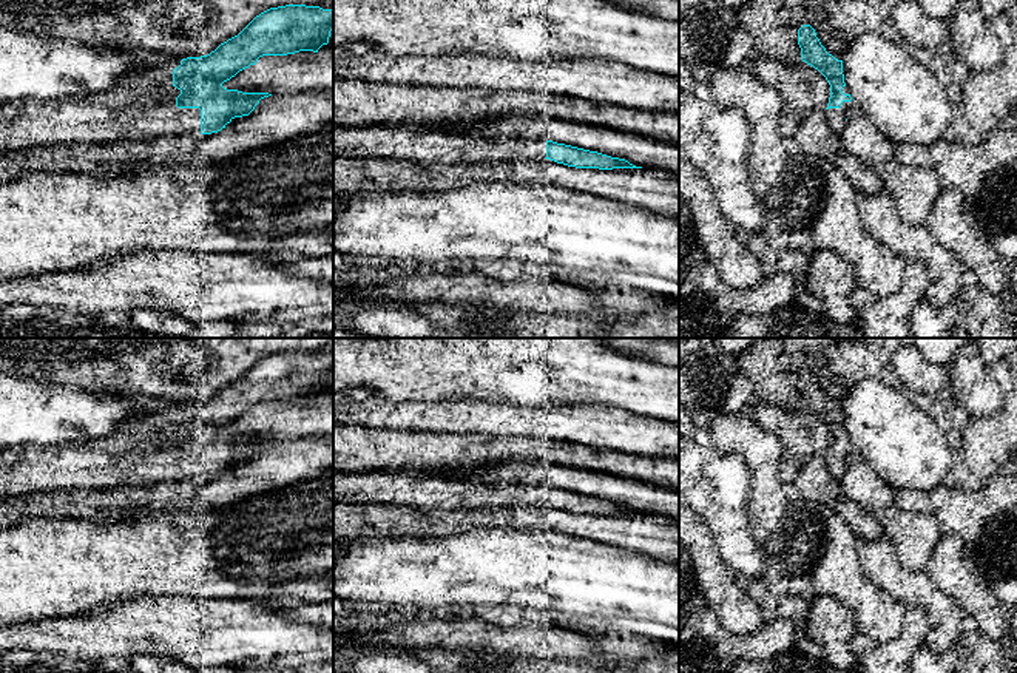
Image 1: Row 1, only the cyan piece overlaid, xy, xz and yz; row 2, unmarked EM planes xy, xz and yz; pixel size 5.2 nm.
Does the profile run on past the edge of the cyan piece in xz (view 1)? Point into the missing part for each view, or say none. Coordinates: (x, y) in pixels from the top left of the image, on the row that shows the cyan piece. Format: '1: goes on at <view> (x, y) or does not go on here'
1: goes on at xz (395, 142)

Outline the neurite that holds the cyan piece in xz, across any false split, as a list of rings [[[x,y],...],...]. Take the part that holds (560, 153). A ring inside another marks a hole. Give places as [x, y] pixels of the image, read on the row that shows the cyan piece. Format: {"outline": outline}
{"outline": [[[333,123],[333,157],[387,157],[394,161],[415,161],[420,164],[434,165],[457,165],[457,164],[485,164],[498,161],[534,161],[549,159],[576,168],[642,168],[630,164],[625,159],[611,157],[597,151],[590,151],[552,140],[529,140],[529,139],[498,139],[469,136],[458,133],[432,131],[426,128],[409,128],[398,125],[335,125]]]}

